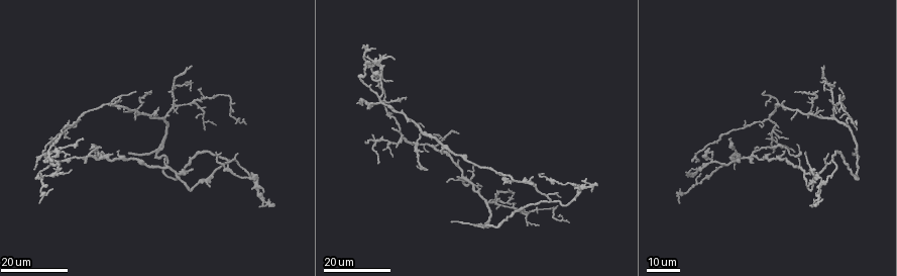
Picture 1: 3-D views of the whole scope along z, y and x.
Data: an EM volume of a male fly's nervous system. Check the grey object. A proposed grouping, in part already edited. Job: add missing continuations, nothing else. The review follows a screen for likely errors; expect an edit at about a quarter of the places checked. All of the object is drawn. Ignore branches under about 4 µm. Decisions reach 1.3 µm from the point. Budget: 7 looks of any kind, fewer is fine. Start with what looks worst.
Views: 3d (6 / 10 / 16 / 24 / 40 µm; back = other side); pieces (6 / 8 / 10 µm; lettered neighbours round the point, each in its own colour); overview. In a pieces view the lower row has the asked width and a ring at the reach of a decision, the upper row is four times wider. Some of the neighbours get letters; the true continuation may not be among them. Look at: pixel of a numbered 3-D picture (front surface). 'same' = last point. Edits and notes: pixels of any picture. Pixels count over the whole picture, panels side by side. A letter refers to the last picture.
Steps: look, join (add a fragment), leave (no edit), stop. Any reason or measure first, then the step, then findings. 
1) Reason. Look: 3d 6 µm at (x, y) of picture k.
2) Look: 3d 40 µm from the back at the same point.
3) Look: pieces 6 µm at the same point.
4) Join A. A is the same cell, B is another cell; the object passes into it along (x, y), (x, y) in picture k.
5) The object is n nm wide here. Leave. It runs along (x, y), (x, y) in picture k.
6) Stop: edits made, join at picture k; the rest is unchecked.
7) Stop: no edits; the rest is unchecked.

An open end. Look: 3d 16 µm at (128, 152) of picture 1.

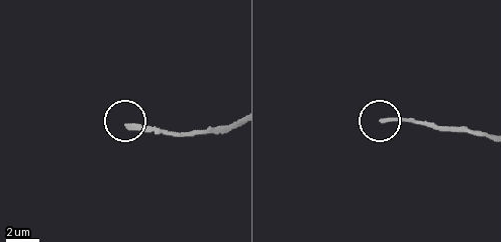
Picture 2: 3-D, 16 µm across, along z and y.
Look: pieces 6 µm at (379, 119) of picture 2.

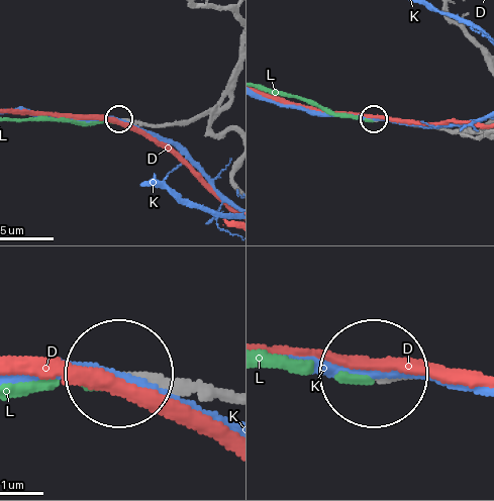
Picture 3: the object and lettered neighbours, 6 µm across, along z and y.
The object is 220 nm wide here. Join L. L is the same cell, D and K are other cells; the object passes into it along (223, 391), (111, 376), (17, 387) in picture 3; the cell continues.

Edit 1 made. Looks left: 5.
Look: overview.

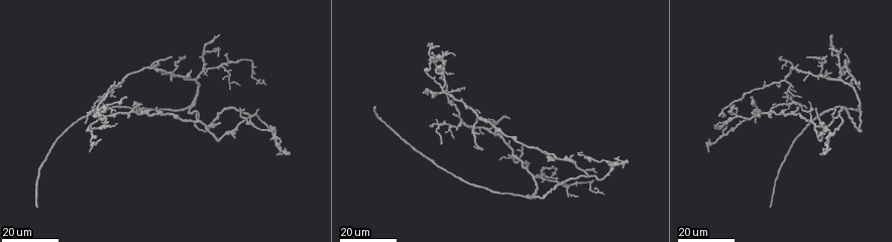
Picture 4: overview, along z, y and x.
Free end. Look: 3d 24 µm at (38, 206) of picture 4.

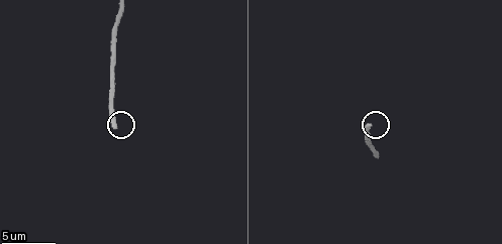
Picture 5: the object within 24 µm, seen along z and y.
What lies round it. Look: pieces 10 µm at (116, 125) of picture 5.

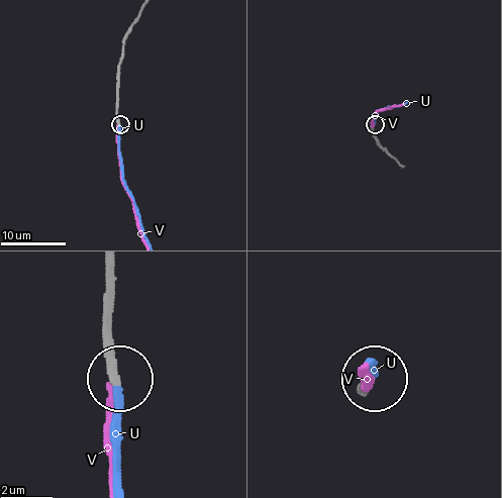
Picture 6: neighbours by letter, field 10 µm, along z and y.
Join U. U is the same cell, V is another cell; the object passes into it along (117, 108), (120, 169), (139, 221) in picture 6; it goes on there.

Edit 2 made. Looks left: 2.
Stop: edits made, join at picture 3, join at picture 6; the rest is unchecked.

